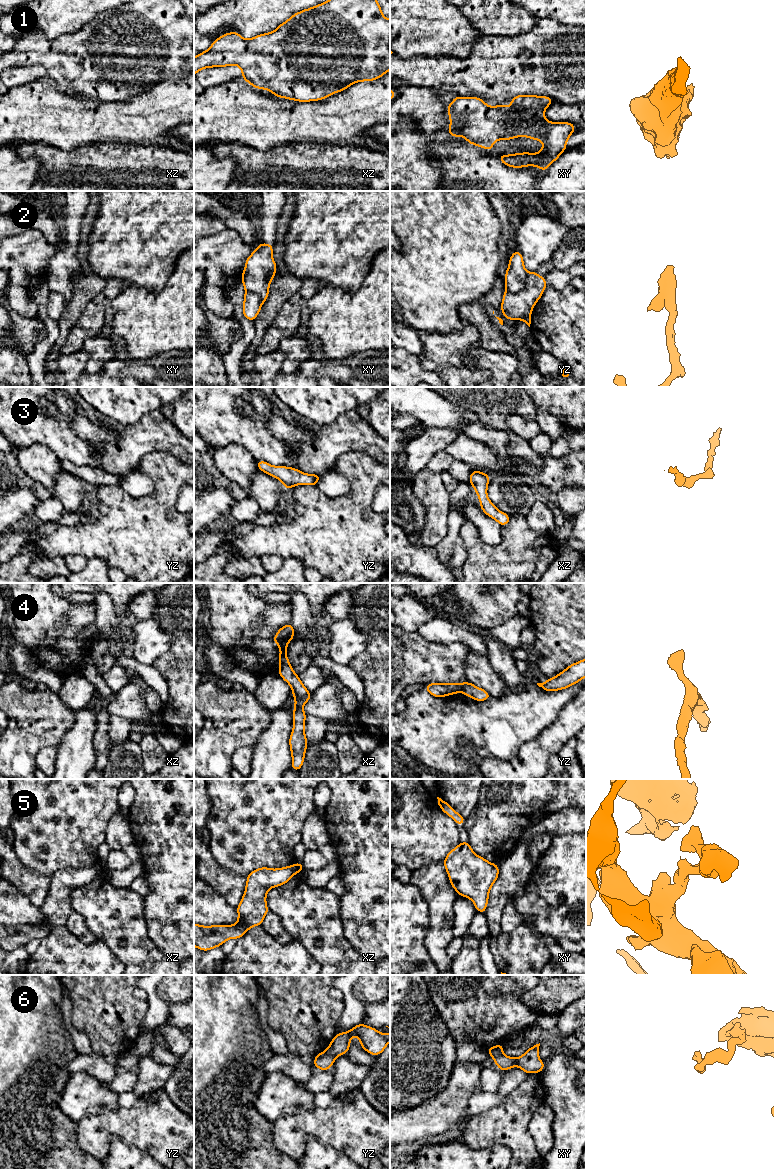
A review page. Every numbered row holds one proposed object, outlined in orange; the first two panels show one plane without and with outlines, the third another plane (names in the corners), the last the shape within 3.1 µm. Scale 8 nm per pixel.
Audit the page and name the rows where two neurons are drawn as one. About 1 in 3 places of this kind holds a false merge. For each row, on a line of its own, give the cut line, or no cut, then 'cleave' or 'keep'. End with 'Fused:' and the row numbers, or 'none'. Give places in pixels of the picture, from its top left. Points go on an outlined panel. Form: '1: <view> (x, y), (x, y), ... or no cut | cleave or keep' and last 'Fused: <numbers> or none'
1: no cut | keep
2: yz (528, 273), (526, 284), (522, 289), (515, 292), (506, 290) | cleave
3: no cut | keep
4: no cut | keep
5: no cut | keep
6: yz (325, 1051), (334, 1058) | cleave
Fused: 2, 6

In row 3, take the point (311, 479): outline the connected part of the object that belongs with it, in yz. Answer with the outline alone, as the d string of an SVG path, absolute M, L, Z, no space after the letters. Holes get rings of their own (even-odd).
M256 461L256 464L260 471L280 480L286 490L301 484L316 486L321 477L317 474L305 474L296 468L272 466L266 461Z

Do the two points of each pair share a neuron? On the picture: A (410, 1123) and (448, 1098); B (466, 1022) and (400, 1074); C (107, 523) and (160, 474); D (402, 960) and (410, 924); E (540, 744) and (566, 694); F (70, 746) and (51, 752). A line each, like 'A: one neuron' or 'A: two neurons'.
A: one neuron
B: two neurons
C: one neuron
D: one neuron
E: two neurons
F: two neurons

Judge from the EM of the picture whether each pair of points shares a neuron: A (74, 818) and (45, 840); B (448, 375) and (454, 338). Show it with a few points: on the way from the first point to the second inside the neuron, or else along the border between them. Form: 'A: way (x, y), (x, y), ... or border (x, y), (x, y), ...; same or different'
A: way (67, 818), (52, 833); same
B: border (473, 369), (441, 366), (435, 370); different

